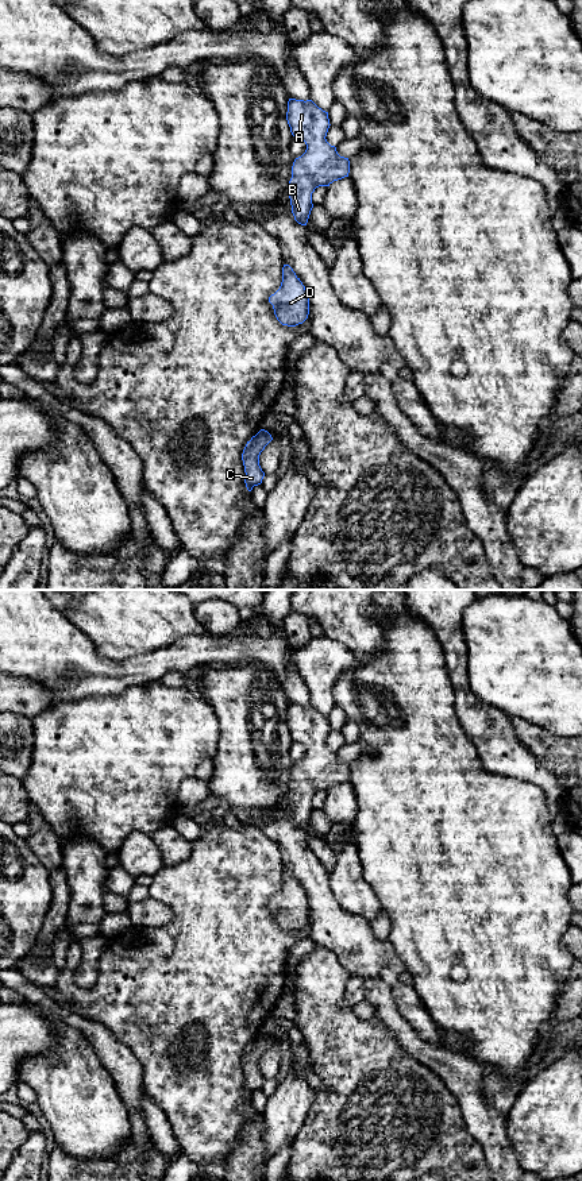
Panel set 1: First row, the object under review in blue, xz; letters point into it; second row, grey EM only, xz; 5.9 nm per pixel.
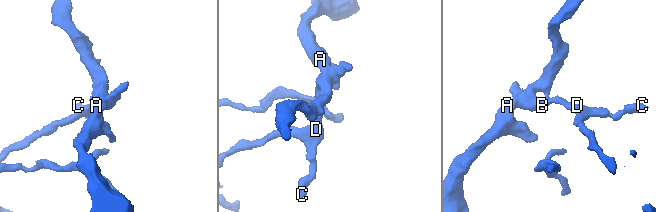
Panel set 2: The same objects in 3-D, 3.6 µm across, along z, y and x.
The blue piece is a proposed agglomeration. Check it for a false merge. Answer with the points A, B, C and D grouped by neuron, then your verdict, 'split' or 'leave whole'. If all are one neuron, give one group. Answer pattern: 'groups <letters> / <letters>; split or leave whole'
groups A B C D; leave whole

